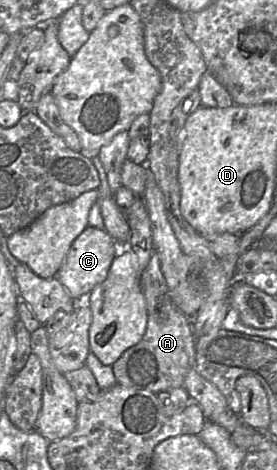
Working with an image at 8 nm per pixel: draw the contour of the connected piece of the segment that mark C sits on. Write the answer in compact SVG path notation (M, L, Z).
M87 226L73 241L59 268L56 278L75 301L84 303L89 294L107 278L111 264L119 251L119 245L104 228Z

